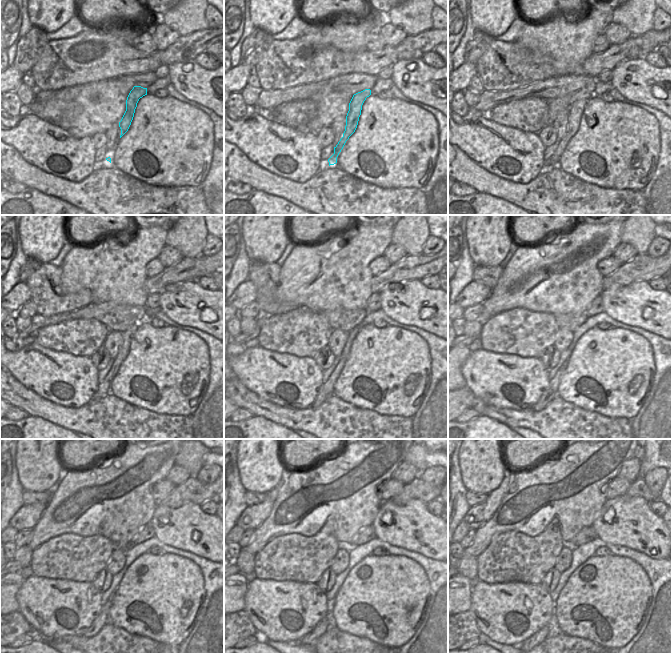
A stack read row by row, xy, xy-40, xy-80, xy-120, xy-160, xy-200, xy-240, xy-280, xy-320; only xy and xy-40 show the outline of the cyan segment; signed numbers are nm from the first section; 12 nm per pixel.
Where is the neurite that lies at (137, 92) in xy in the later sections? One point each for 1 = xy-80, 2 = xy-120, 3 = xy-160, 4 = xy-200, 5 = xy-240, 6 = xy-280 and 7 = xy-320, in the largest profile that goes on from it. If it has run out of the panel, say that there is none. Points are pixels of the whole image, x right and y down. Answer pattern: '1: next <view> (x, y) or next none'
1: next xy-80 (575, 111)
2: next xy-120 (104, 387)
3: next xy-160 (327, 391)
4: next xy-200 (551, 392)
5: next xy-240 (103, 618)
6: next xy-280 (309, 639)
7: next xy-320 (539, 637)

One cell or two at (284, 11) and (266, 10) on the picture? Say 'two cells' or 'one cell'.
one cell

